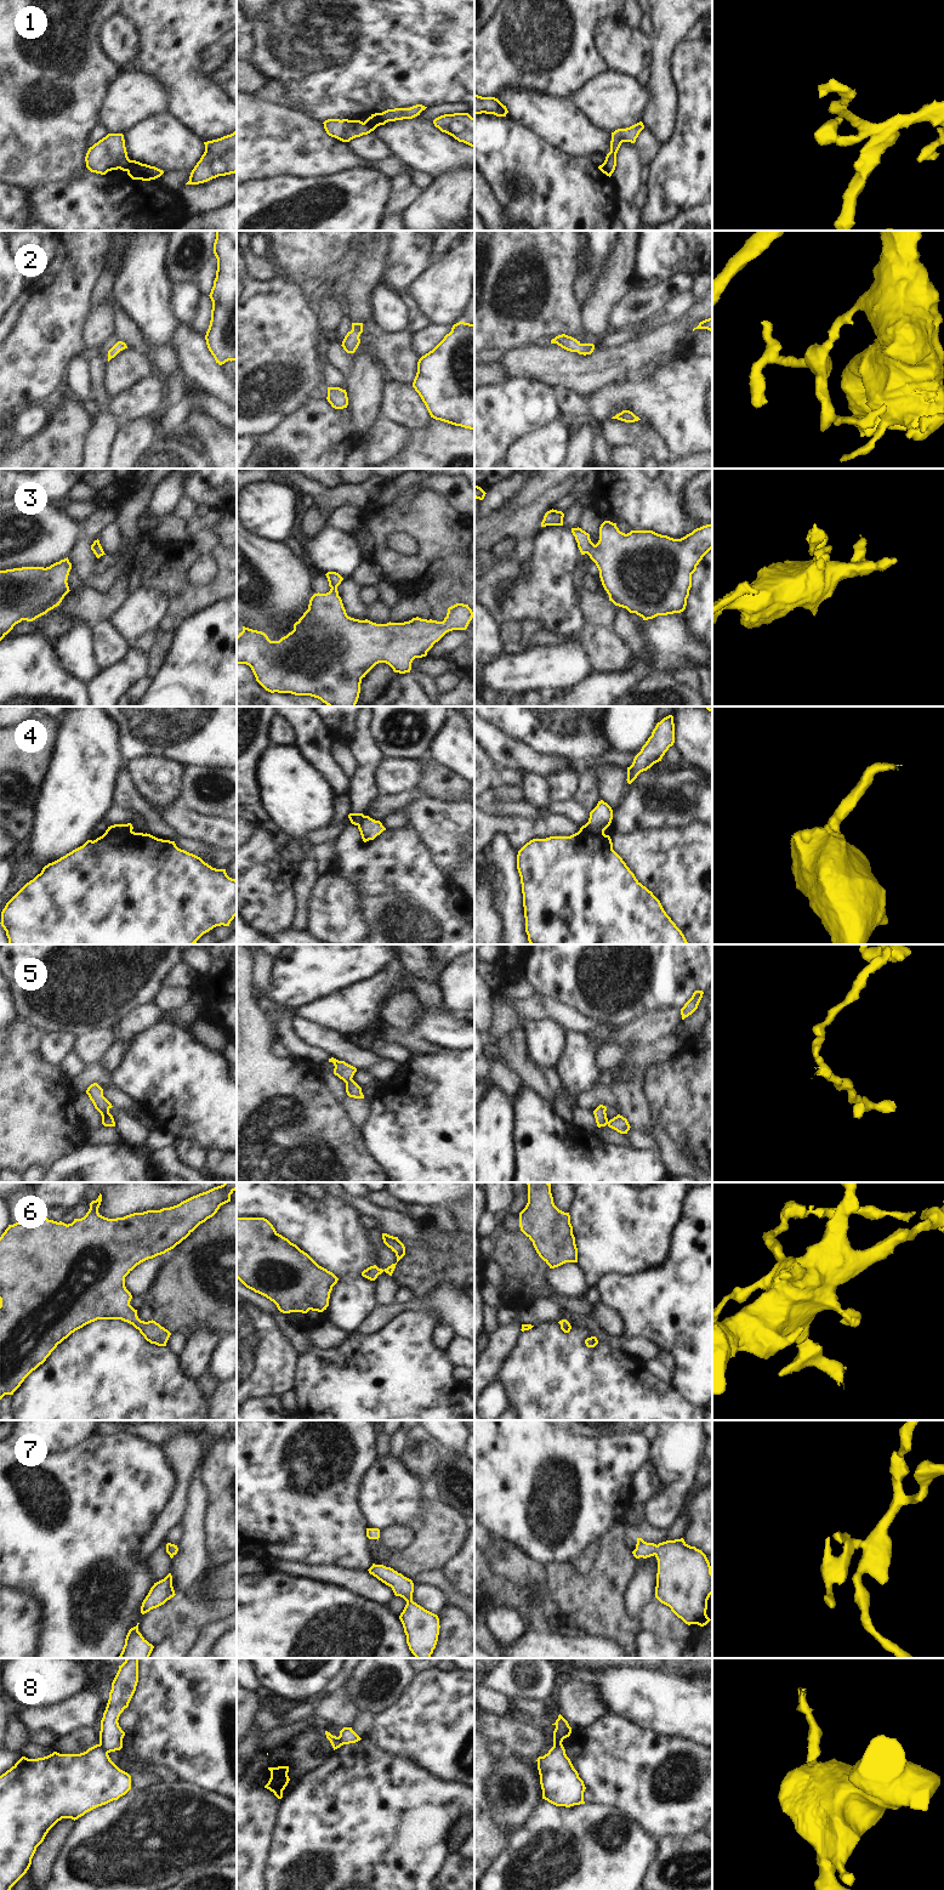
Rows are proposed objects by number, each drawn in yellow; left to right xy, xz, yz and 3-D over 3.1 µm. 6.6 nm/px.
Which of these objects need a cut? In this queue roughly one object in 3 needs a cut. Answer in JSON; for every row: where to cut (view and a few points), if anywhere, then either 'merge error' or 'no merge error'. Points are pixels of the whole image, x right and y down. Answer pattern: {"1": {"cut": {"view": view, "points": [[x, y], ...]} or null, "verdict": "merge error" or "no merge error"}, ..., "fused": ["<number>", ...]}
{"1": {"cut": {"view": "yz", "points": [[604, 162], [610, 174]]}, "verdict": "merge error"}, "2": {"cut": null, "verdict": "no merge error"}, "3": {"cut": null, "verdict": "no merge error"}, "4": {"cut": {"view": "yz", "points": [[585, 824], [592, 833], [603, 834]]}, "verdict": "merge error"}, "5": {"cut": null, "verdict": "no merge error"}, "6": {"cut": null, "verdict": "no merge error"}, "7": {"cut": null, "verdict": "no merge error"}, "8": {"cut": {"view": "yz", "points": [[561, 1743], [551, 1749]]}, "verdict": "merge error"}, "fused": ["1", "4", "8"]}

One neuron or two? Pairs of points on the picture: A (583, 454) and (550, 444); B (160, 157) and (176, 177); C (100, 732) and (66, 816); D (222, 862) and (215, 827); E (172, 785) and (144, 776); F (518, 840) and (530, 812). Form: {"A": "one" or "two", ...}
{"A": "two", "B": "two", "C": "one", "D": "two", "E": "one", "F": "two"}

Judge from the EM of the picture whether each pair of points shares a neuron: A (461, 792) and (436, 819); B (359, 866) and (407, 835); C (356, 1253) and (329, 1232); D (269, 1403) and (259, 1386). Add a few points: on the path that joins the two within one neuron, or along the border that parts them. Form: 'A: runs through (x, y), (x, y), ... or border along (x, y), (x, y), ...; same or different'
A: border along (426, 796), (441, 800), (461, 800); different
B: runs through (371, 866), (376, 866), (394, 847); same
C: runs through (350, 1253), (335, 1238); same
D: border along (278, 1396), (249, 1398); different

